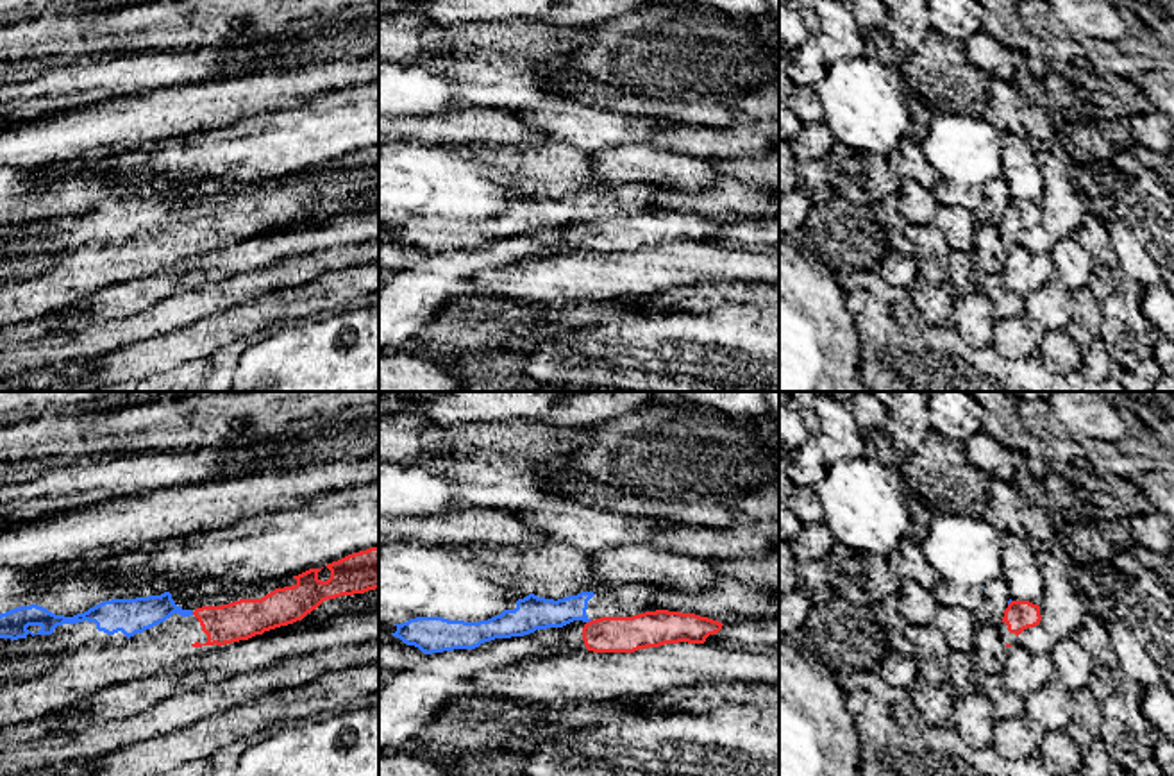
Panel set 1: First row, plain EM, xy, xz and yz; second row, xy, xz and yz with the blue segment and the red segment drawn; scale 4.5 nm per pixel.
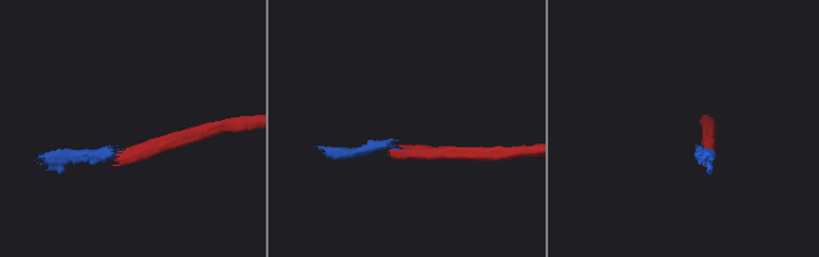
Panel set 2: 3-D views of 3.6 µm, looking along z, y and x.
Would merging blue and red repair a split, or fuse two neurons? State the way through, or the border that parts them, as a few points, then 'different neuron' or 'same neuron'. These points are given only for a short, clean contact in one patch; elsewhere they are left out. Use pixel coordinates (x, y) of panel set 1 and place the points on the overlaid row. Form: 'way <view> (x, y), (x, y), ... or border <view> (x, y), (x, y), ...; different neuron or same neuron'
border xz (590, 619), (586, 623); different neuron

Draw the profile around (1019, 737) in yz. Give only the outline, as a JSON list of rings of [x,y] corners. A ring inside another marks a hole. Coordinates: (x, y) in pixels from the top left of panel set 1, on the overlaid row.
[[[1026,715],[1011,721],[997,721],[994,724],[992,747],[1008,760],[1038,756],[1044,733]]]

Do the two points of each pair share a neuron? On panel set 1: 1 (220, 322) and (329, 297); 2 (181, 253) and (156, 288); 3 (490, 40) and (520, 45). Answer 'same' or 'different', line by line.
1: same
2: different
3: same

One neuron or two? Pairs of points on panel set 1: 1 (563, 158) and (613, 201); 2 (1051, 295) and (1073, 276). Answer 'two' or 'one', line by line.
1: two
2: two

